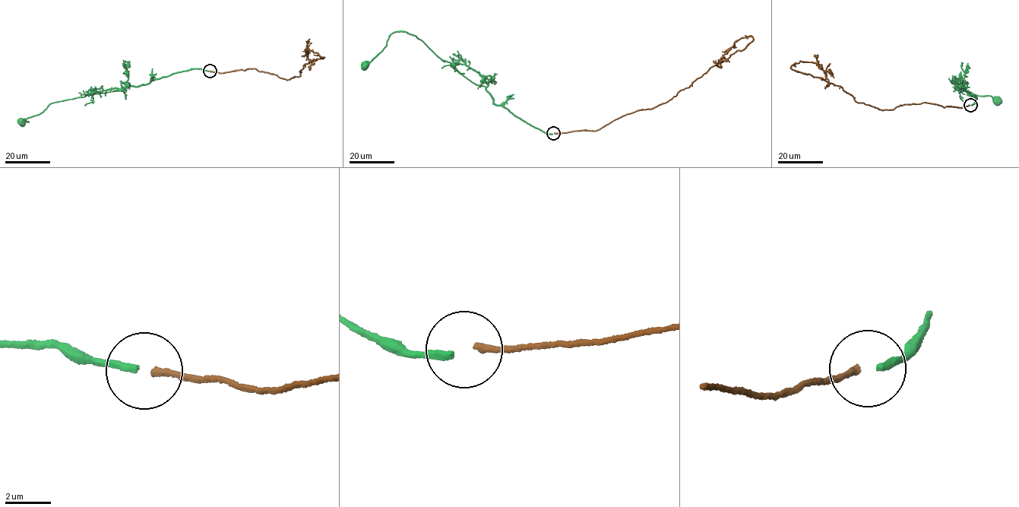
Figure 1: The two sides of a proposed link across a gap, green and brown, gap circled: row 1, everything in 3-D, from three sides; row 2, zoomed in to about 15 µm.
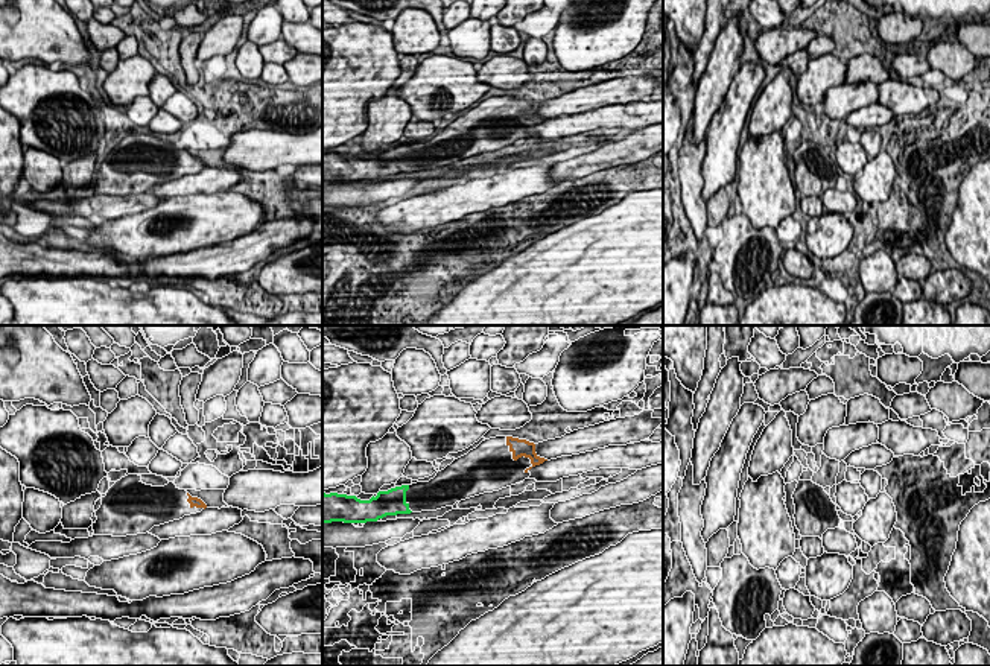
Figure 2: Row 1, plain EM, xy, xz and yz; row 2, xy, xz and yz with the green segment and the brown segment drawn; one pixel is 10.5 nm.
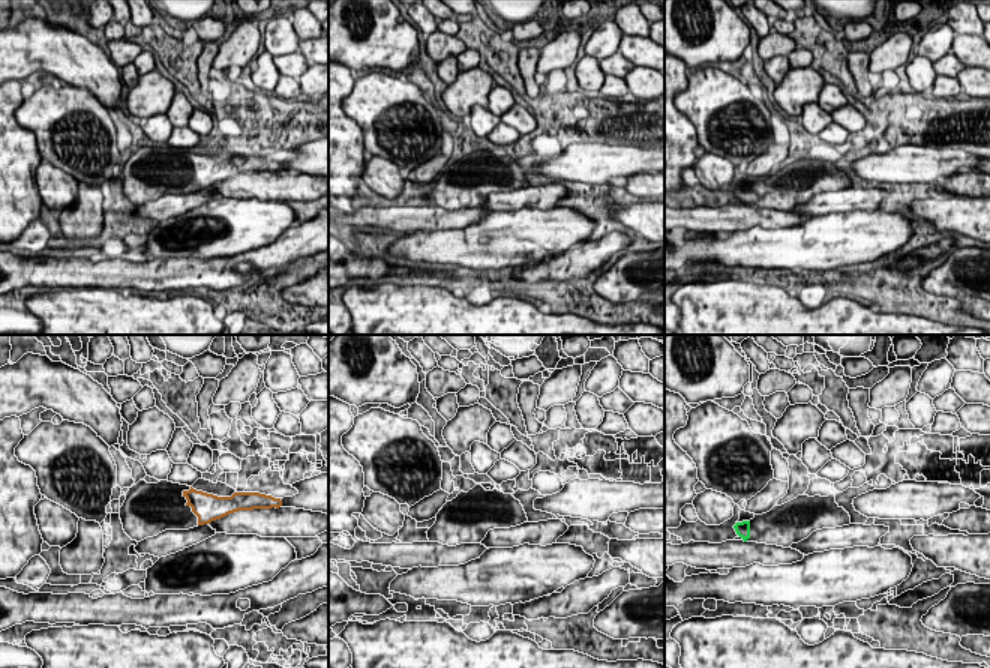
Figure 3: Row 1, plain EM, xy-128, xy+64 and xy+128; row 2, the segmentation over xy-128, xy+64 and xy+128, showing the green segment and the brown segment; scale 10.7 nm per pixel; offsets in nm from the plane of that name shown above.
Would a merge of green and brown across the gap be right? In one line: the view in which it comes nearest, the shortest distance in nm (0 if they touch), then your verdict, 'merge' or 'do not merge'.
view xz; gap 1150 nm; merge

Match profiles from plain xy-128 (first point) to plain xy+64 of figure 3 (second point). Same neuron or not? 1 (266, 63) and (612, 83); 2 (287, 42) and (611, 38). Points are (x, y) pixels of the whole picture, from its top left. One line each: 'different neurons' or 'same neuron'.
1: different neurons
2: same neuron

